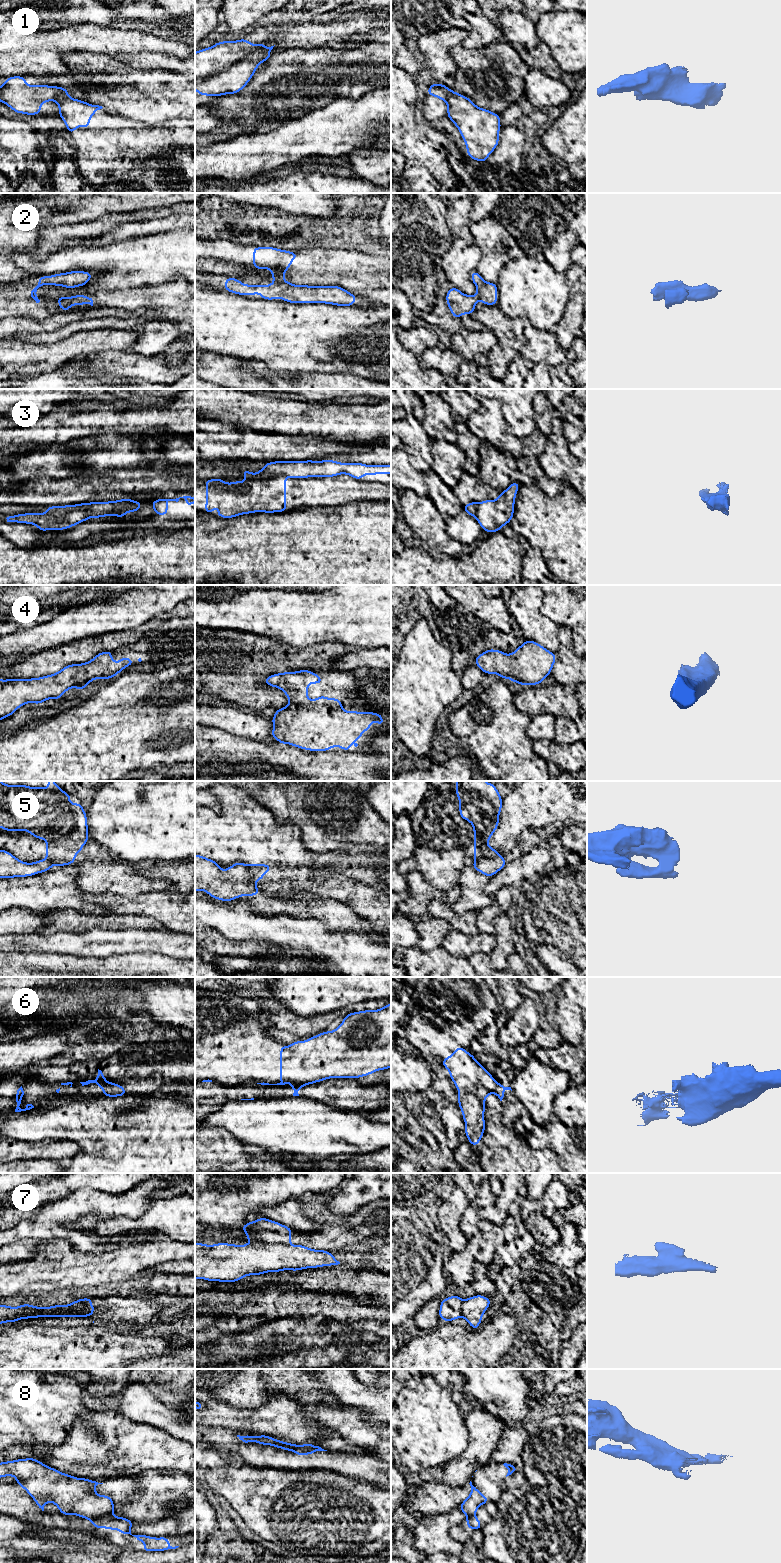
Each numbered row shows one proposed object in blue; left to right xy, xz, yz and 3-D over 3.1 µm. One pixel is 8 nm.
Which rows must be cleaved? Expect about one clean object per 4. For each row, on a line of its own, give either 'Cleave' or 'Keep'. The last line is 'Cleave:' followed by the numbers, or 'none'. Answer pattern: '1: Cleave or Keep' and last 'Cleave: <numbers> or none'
1: Cleave
2: Cleave
3: Cleave
4: Keep
5: Cleave
6: Cleave
7: Cleave
8: Cleave
Cleave: 1, 2, 3, 5, 6, 7, 8

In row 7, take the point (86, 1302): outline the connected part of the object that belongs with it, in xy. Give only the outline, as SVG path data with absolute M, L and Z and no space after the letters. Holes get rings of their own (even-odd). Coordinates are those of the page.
M81 1298L79 1300L73 1301L70 1304L68 1304L66 1307L64 1307L64 1312L65 1317L70 1317L69 1314L69 1307L73 1306L74 1308L77 1307L78 1305L82 1304L86 1307L87 1311L85 1314L79 1314L78 1312L74 1312L74 1317L91 1317L95 1311L95 1307L91 1304L92 1303L92 1298Z

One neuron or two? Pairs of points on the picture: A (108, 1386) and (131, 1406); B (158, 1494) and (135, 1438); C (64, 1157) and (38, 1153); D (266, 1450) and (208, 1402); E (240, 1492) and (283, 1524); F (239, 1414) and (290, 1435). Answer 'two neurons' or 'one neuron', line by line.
A: two neurons
B: two neurons
C: one neuron
D: two neurons
E: one neuron
F: one neuron

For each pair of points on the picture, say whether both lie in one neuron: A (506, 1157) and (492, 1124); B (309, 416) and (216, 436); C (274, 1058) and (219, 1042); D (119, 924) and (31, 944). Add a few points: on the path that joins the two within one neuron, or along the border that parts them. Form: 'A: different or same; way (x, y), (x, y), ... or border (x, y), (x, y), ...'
A: same; way (506, 1149), (496, 1132)
B: different; border (224, 423), (233, 428), (270, 433)
C: same; way (260, 1058), (233, 1055)
D: different; border (105, 928), (91, 928), (83, 932), (58, 932)

